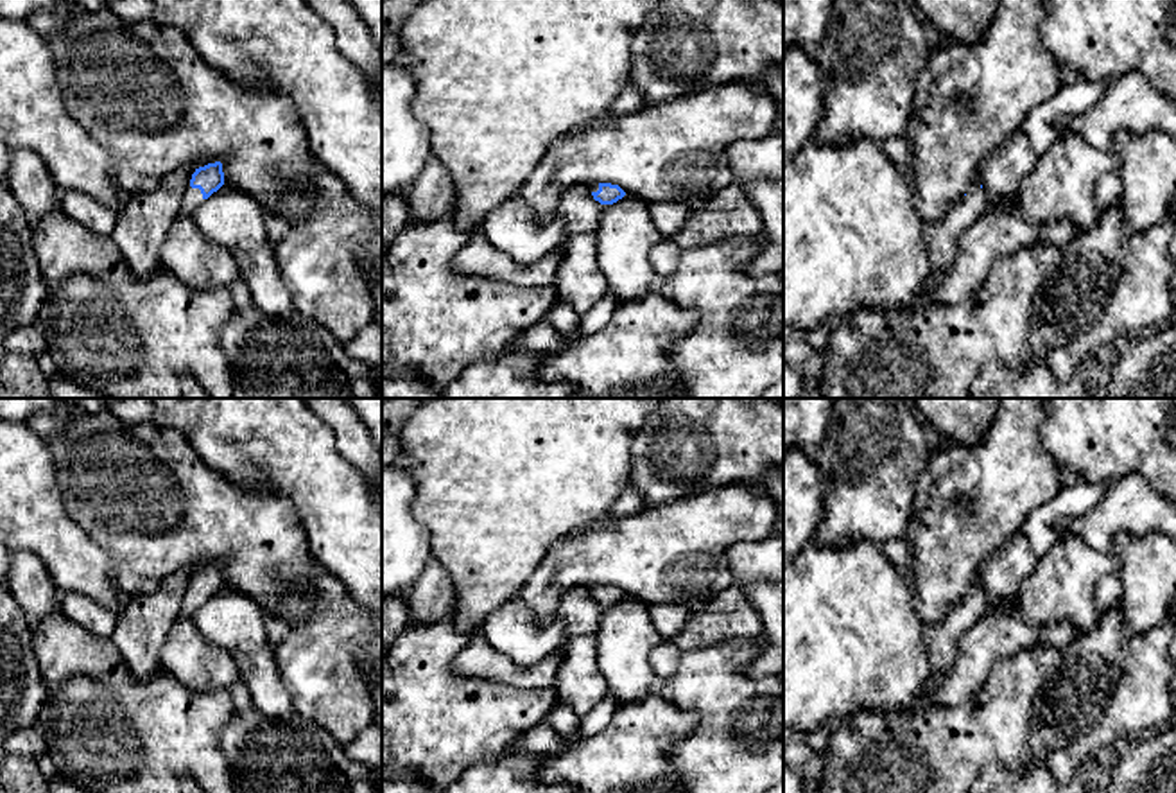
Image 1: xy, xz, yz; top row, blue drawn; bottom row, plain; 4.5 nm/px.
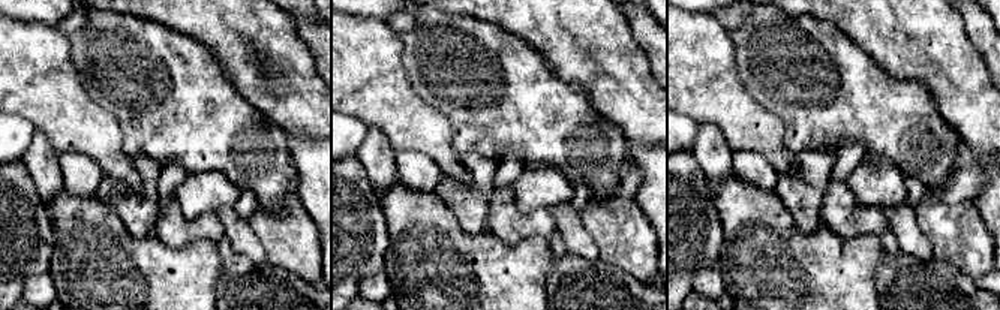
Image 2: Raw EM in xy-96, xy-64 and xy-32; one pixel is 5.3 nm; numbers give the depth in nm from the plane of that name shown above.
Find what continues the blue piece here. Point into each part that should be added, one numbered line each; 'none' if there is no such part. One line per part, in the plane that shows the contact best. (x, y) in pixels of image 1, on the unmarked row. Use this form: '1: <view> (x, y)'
1: xy (192, 601)

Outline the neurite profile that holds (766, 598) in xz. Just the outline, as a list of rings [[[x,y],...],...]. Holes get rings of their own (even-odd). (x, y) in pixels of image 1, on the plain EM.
[[[746,583],[744,594],[762,619],[765,649],[748,666],[746,676],[753,680],[776,678],[783,671],[783,583]]]

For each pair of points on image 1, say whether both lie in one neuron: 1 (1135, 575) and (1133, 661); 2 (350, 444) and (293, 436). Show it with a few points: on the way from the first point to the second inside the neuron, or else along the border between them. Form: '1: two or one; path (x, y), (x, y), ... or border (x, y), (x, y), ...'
1: two; border (1119, 601), (1126, 636), (1137, 636), (1157, 627)
2: two; border (316, 417), (330, 429), (336, 449), (363, 474)

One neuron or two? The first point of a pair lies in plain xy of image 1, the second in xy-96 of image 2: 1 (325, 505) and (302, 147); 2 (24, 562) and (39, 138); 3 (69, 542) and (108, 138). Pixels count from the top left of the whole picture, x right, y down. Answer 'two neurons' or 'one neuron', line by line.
1: two neurons
2: one neuron
3: one neuron

